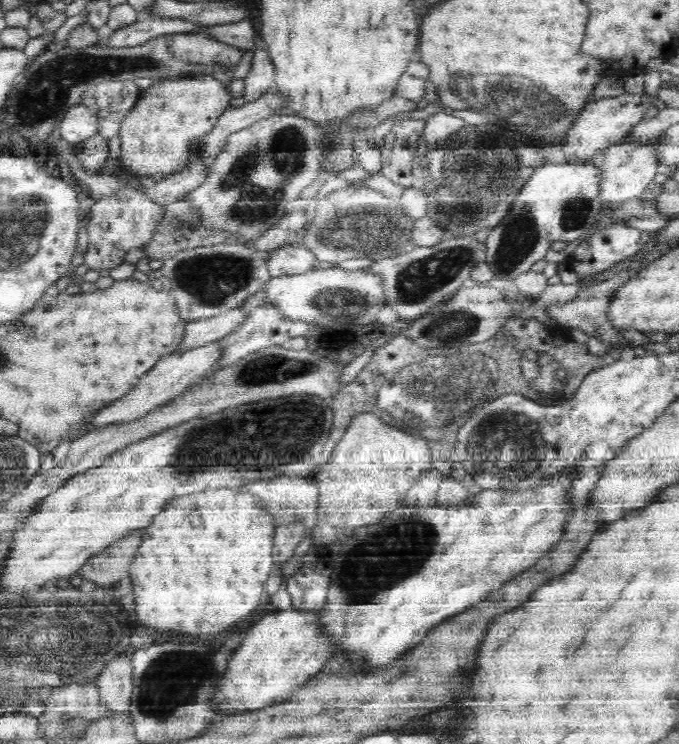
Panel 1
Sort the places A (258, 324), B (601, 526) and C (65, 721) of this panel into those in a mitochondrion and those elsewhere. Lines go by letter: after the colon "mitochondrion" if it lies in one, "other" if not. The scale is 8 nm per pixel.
A: other
B: other
C: mitochondrion

